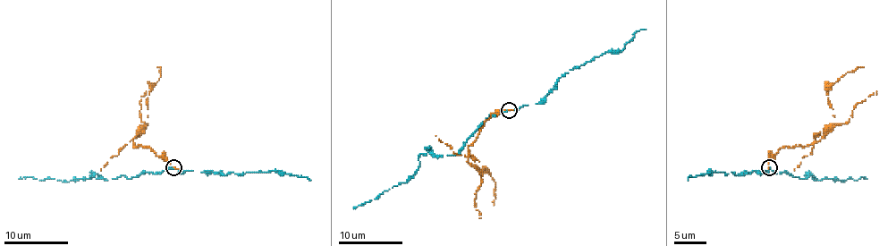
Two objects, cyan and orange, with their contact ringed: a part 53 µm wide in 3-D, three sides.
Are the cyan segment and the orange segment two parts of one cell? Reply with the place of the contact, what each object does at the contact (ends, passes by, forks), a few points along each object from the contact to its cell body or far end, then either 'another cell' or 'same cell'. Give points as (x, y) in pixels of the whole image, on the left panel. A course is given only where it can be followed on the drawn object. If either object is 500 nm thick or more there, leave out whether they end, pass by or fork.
place (173, 167); cyan ends; orange ends; course cyan (173, 167), (162, 172), (143, 172), (131, 178), (122, 175), (107, 180), (65, 182), (19, 178); course orange (173, 167), (149, 148), (133, 146), (146, 123), (151, 89), (160, 77), (159, 67); another cell

